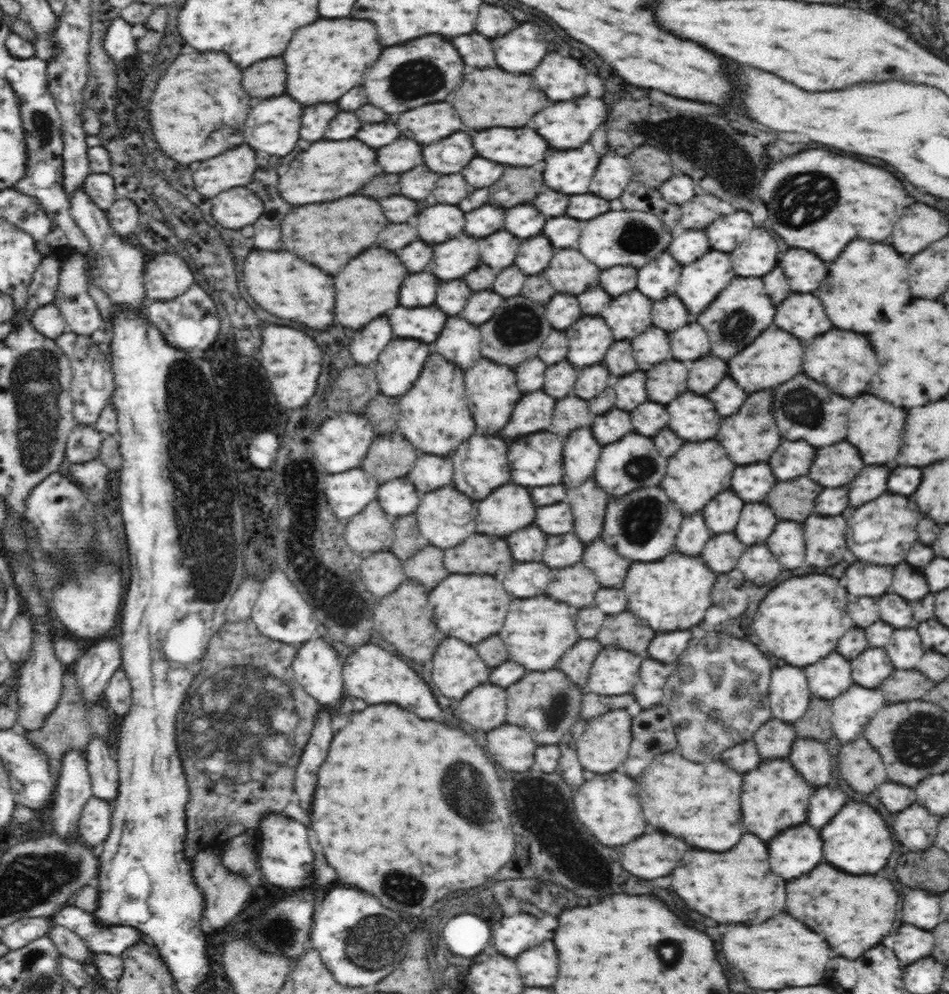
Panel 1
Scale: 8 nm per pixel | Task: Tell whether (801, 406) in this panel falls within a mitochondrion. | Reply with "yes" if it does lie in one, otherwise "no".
yes

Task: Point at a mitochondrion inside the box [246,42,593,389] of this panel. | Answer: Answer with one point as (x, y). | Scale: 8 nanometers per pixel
(419, 77)

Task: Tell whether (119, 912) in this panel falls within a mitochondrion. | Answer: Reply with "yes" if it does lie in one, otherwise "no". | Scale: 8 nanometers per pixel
no

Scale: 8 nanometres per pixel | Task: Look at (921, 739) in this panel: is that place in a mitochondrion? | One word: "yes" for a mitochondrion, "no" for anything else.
yes

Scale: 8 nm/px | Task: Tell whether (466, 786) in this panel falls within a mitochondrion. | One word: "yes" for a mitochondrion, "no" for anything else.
yes

